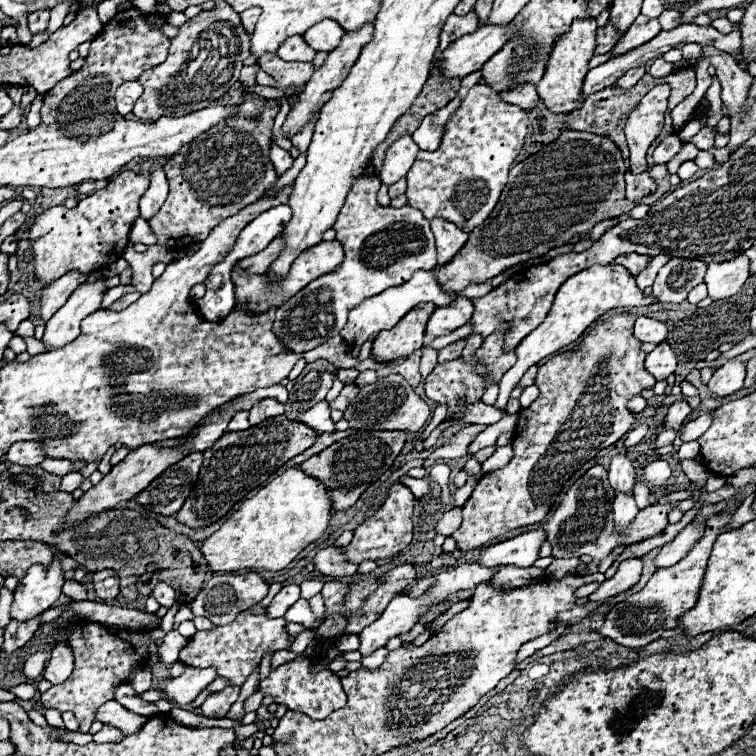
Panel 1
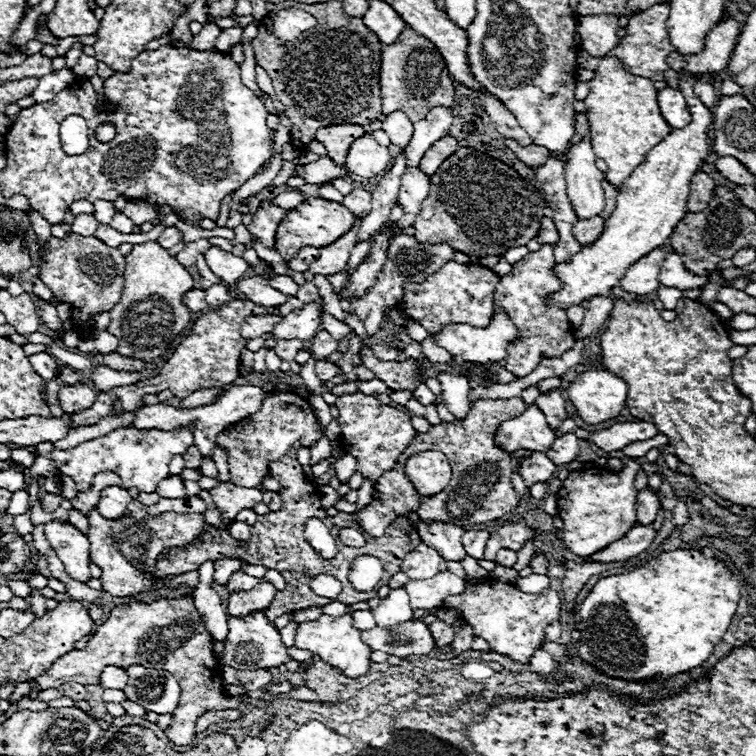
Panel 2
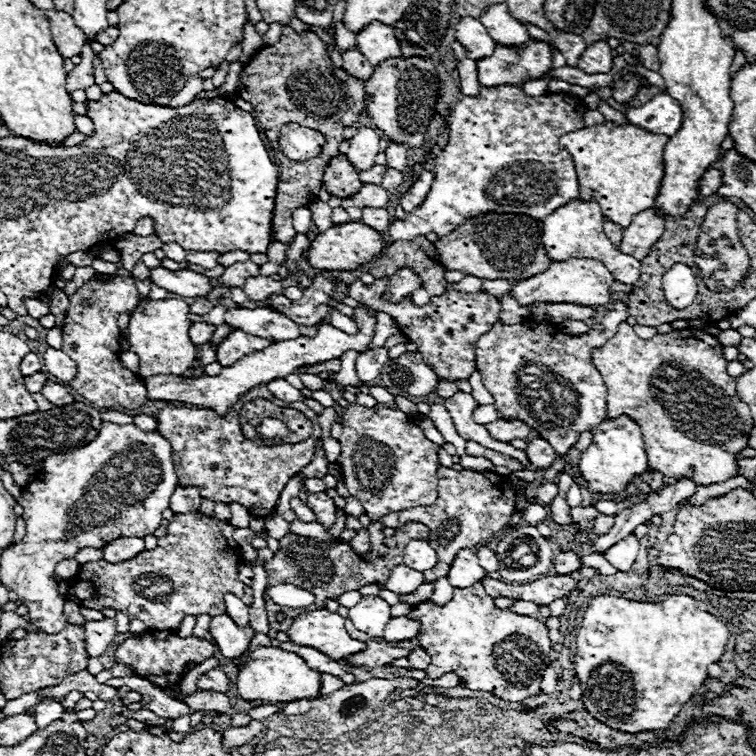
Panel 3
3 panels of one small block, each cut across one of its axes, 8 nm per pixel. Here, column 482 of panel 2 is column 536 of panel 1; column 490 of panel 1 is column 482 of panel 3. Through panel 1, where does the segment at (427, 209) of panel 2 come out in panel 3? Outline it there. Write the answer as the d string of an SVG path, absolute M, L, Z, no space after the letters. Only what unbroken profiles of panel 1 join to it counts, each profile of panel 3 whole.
M486 212L480 216L472 216L462 226L454 228L454 232L438 238L434 244L446 270L460 270L464 274L488 280L508 278L518 282L550 268L552 264L540 234L542 220L534 220L526 214Z

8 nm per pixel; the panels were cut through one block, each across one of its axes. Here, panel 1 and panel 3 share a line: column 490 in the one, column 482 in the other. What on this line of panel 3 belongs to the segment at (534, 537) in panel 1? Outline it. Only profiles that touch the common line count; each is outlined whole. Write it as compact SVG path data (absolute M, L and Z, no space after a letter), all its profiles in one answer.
M478 546L476 556L486 572L498 572L498 556L494 554L494 550L490 550L486 546Z

